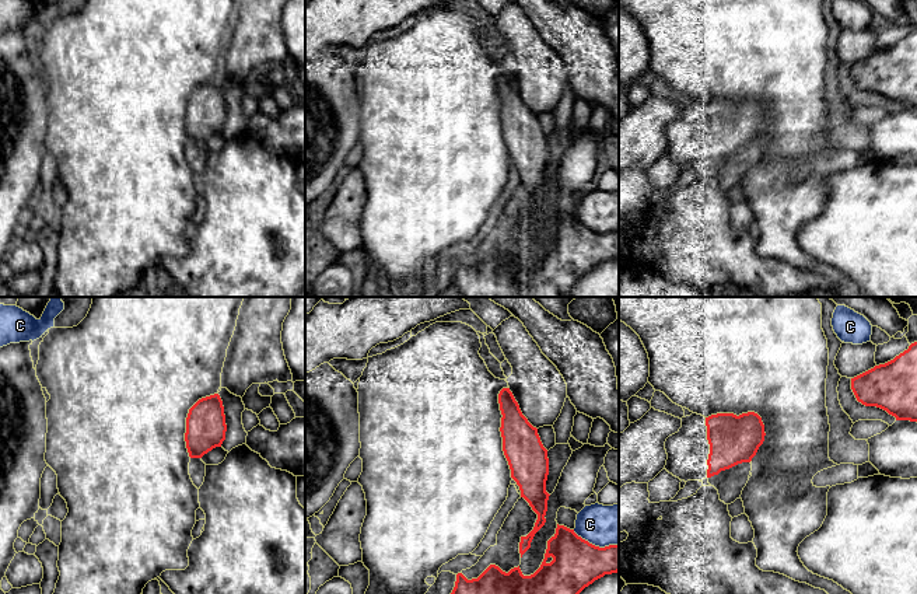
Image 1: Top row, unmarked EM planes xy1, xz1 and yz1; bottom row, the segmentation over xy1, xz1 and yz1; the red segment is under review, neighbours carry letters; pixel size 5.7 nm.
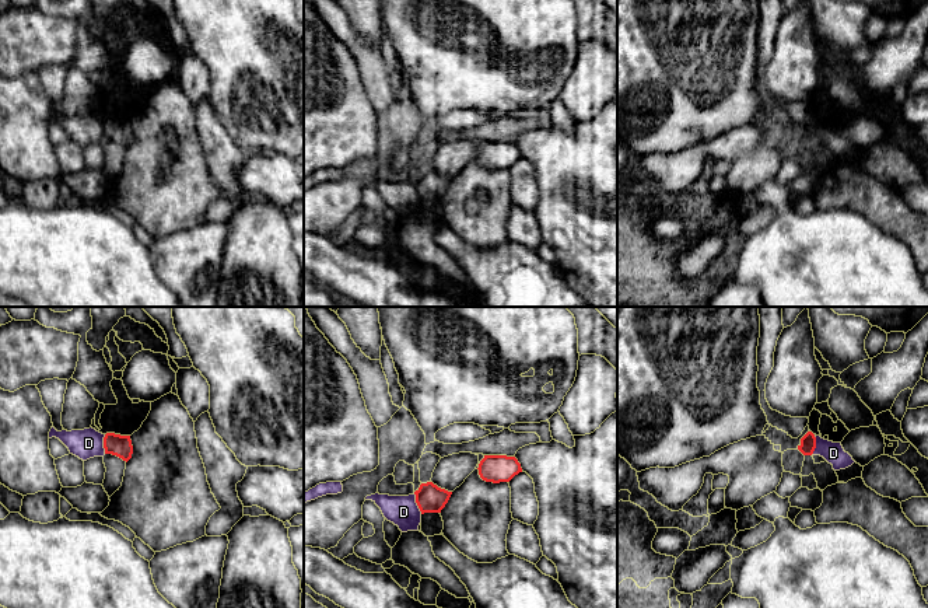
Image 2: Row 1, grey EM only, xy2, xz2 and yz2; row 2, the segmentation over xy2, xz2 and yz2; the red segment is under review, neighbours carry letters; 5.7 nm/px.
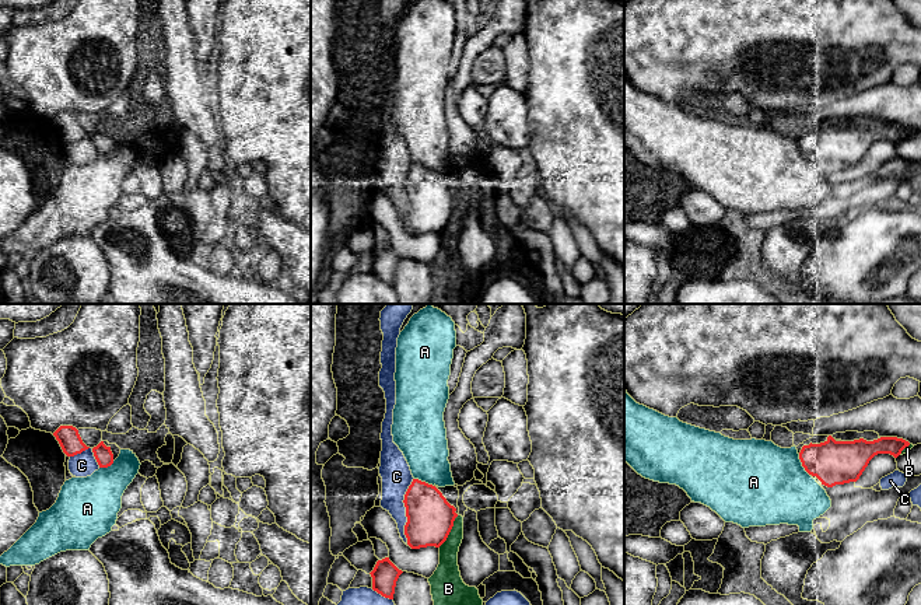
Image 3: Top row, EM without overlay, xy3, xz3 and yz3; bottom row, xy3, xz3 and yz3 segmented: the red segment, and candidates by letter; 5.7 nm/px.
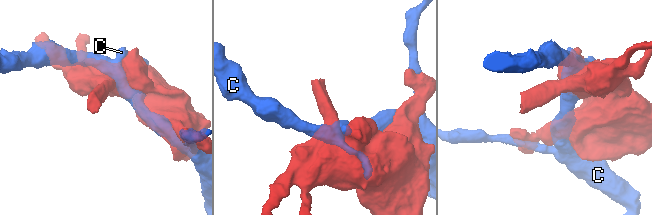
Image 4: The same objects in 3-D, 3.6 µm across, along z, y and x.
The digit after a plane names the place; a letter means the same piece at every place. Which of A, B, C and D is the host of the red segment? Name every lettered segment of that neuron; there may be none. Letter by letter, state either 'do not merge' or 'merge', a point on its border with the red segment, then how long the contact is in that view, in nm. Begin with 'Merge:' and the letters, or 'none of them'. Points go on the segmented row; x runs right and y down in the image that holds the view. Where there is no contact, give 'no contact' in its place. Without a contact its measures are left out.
Merge: none of them
A: do not merge | yz3 (802, 465) | 140 nm
B: do not merge | xz3 (450, 531) | 220 nm
C: do not merge | xz3 (406, 511) | 400 nm
D: do not merge | xz2 (416, 502) | 130 nm

